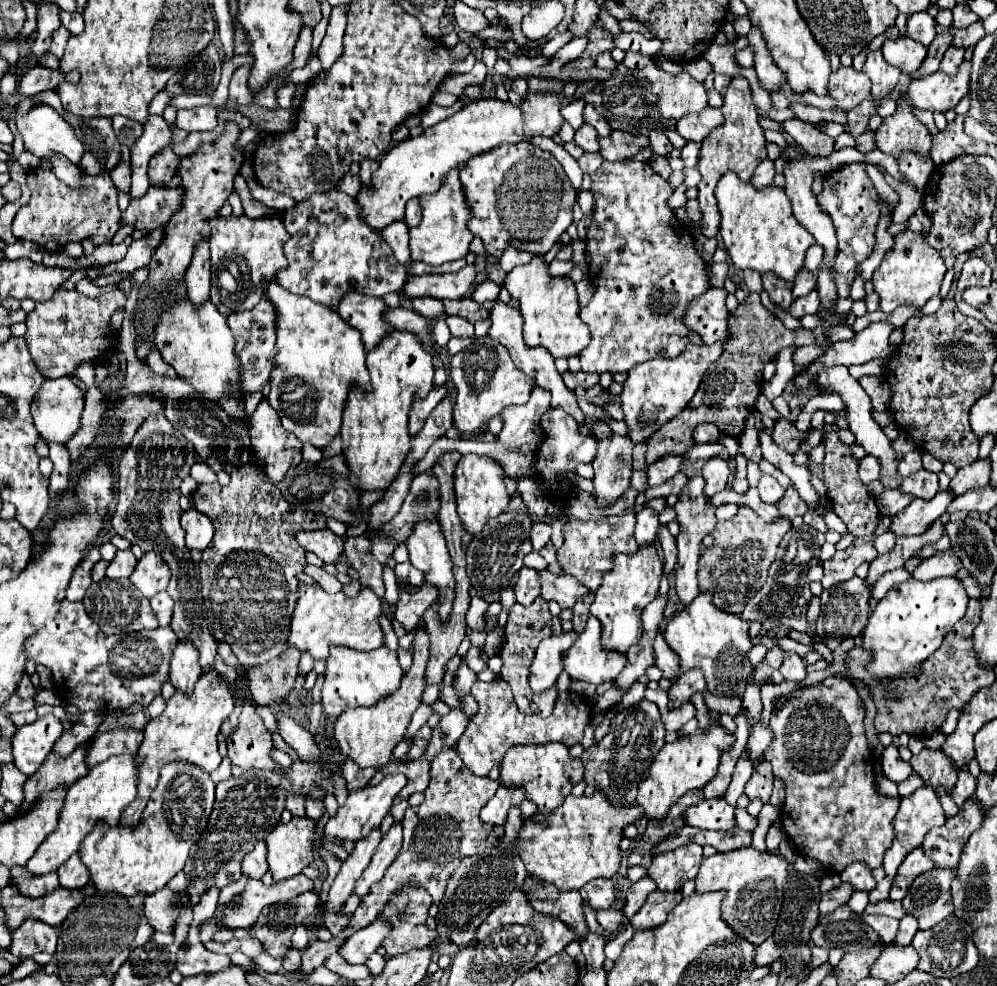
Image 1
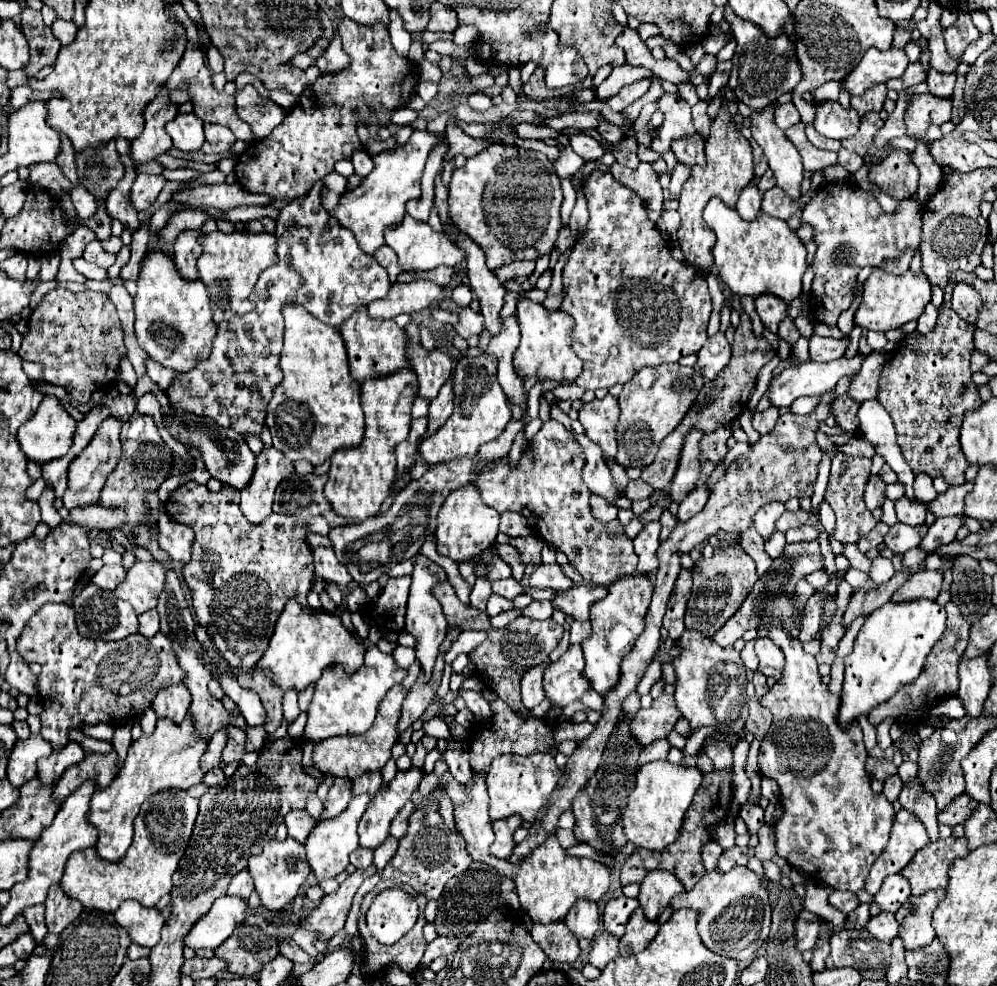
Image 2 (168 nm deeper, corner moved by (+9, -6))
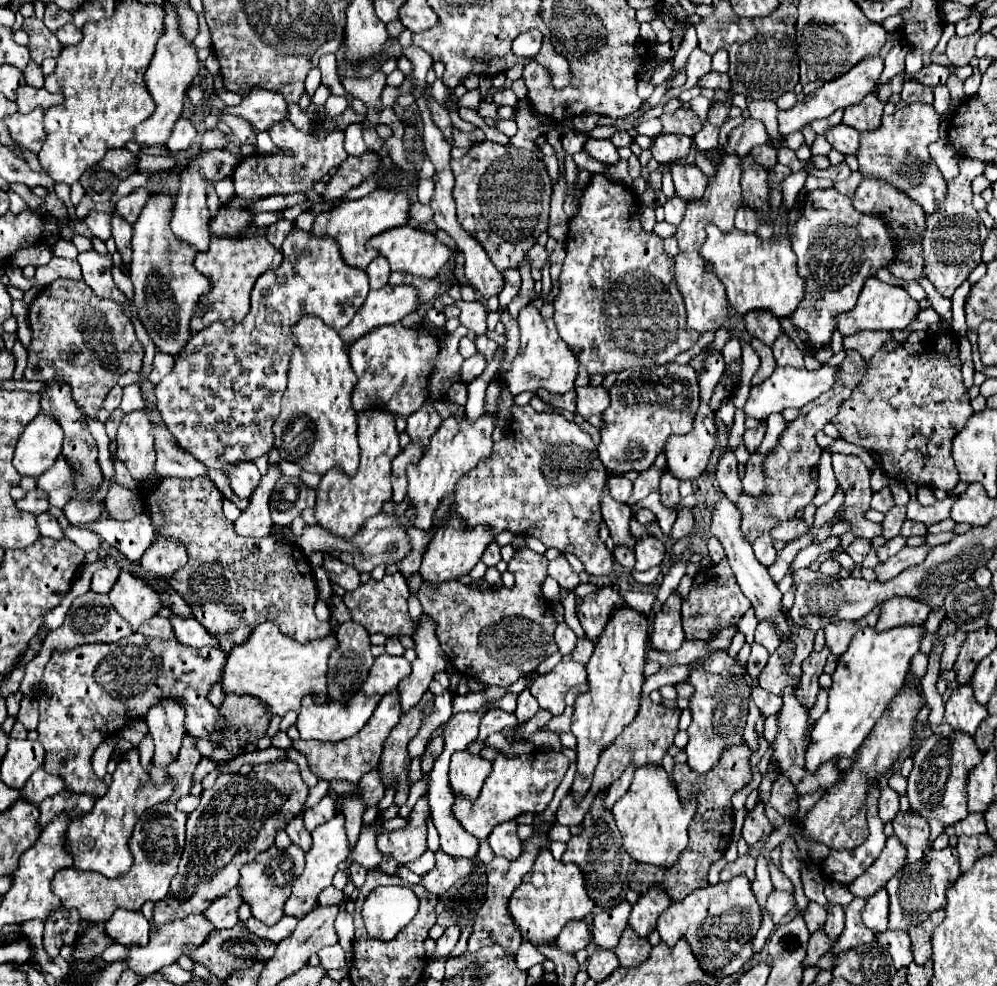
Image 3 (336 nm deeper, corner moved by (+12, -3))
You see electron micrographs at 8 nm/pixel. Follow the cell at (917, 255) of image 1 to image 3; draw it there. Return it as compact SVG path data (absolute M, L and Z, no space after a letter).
M868 278L864 282L856 306L850 312L844 312L836 318L836 330L842 336L850 336L862 330L904 330L918 316L918 312L918 302L912 300L904 288L880 282L878 278Z

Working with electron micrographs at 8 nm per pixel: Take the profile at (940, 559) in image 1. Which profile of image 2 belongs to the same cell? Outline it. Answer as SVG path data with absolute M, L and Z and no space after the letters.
M915 571L907 579L907 583L901 585L899 591L895 591L891 601L911 601L919 597L935 599L941 593L941 585L943 585L941 571Z

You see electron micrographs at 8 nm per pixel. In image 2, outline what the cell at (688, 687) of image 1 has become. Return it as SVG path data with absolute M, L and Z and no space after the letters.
M661 693L661 697L657 697L649 709L641 709L633 717L631 735L635 735L635 739L639 739L641 745L653 743L655 739L667 737L673 731L679 717L681 715L675 707L673 695Z

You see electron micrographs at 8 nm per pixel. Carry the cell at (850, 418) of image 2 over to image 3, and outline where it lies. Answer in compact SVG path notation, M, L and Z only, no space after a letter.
M945 333L936 336L934 342L926 342L918 358L912 358L904 346L896 350L880 348L870 358L862 384L840 406L832 424L844 440L876 454L888 478L950 492L960 482L950 454L952 438L972 414L962 384L956 336L948 338Z

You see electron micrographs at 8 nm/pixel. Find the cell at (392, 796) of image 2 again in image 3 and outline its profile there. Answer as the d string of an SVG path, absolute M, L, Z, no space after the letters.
M376 820L374 824L362 828L358 844L350 852L348 862L356 862L356 864L364 866L366 870L378 868L378 864L380 864L380 852L376 852L376 836L378 836L380 828L382 828L382 820Z

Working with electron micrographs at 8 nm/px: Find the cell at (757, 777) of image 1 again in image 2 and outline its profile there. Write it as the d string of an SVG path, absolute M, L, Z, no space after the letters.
M751 797L745 801L745 805L739 811L741 819L747 823L751 833L757 833L757 829L763 825L763 809L751 801Z

